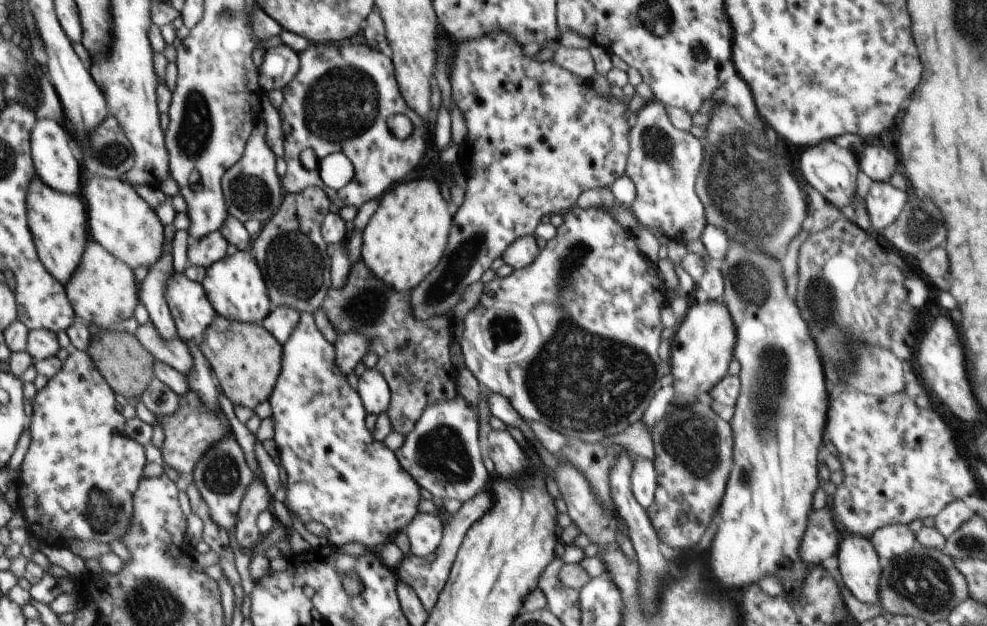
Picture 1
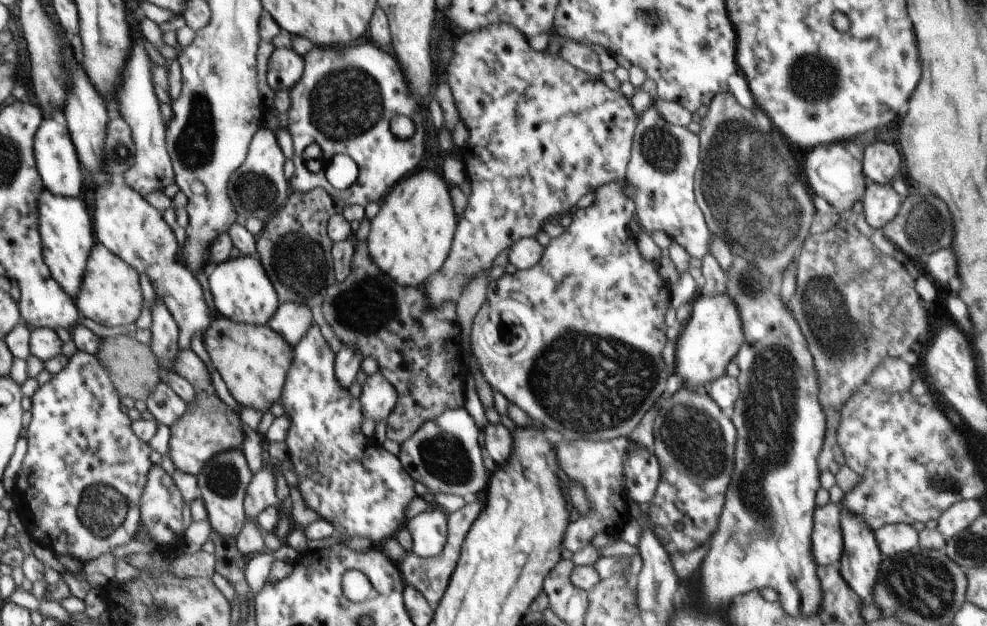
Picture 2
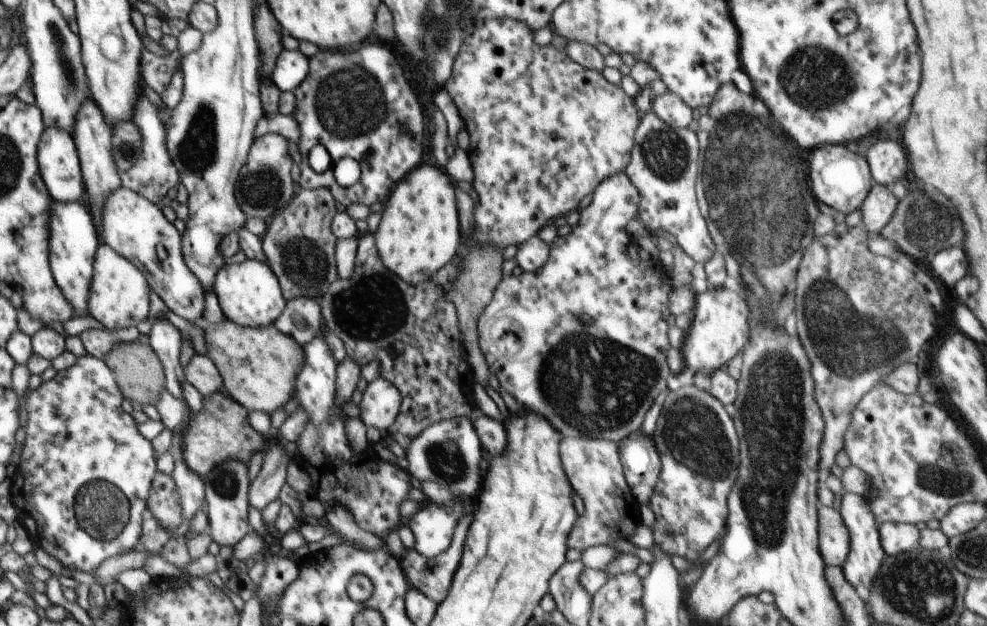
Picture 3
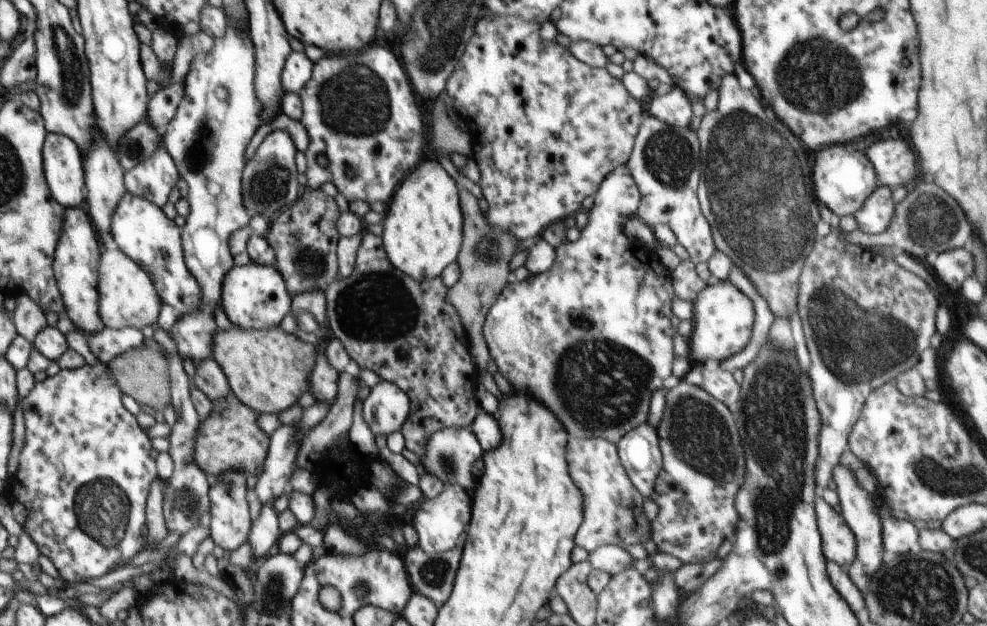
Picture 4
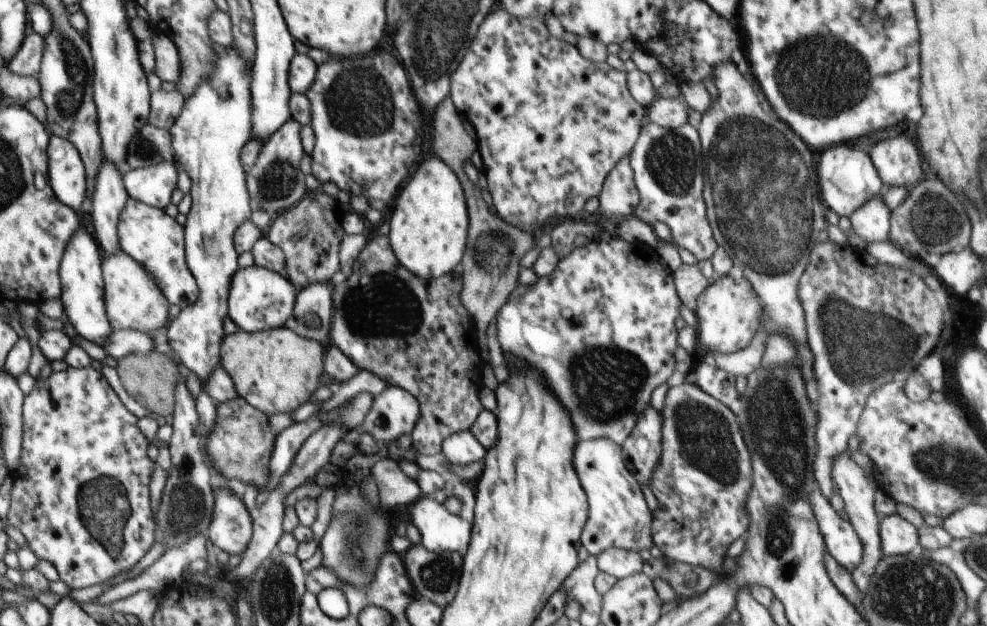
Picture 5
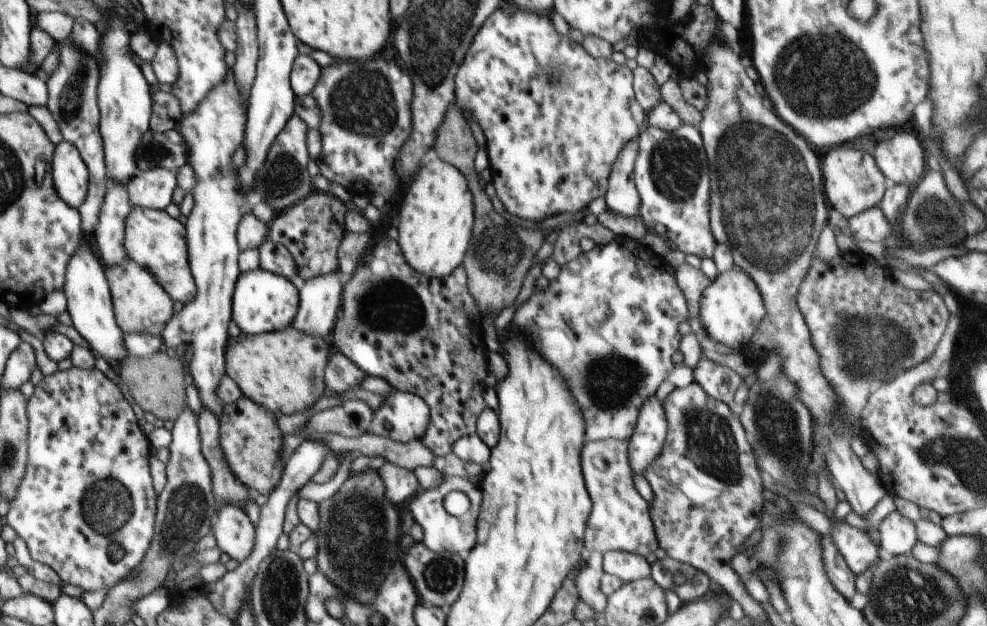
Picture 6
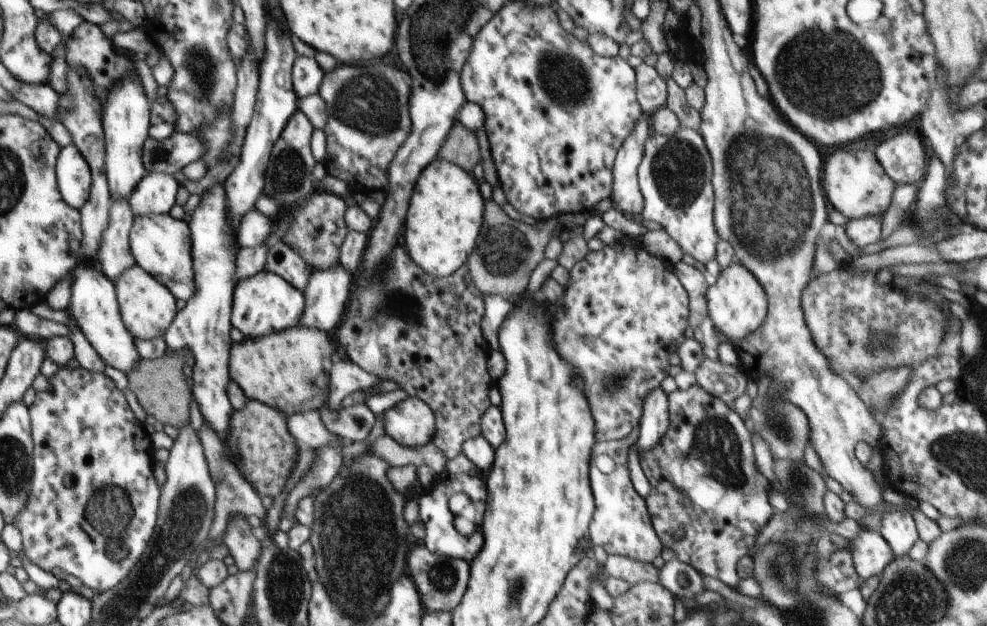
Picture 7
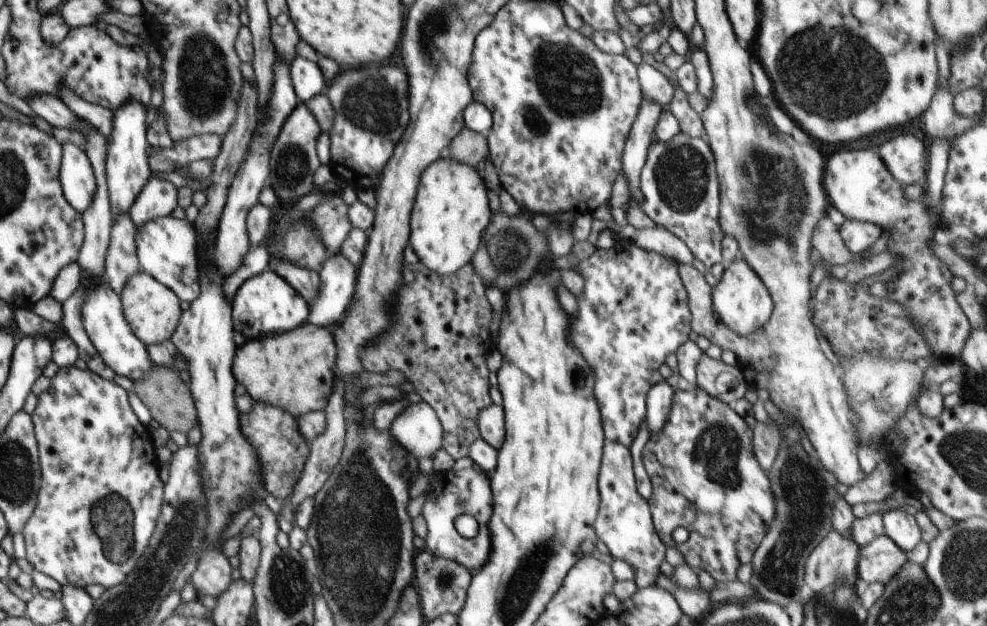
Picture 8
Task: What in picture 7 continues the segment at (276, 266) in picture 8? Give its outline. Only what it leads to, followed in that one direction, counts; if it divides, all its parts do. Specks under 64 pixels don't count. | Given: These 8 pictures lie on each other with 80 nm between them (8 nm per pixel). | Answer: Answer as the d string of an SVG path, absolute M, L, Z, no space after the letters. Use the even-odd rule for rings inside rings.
M272 238L269 242L264 270L278 274L294 288L304 292L314 270L284 241Z

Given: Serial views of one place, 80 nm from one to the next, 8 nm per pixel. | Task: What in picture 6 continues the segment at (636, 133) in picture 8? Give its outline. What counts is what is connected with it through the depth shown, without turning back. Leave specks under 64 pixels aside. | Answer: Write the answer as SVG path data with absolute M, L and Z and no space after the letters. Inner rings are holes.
M639 136L624 145L614 161L604 198L607 209L621 215L638 215L641 207L635 185L635 162L639 153Z

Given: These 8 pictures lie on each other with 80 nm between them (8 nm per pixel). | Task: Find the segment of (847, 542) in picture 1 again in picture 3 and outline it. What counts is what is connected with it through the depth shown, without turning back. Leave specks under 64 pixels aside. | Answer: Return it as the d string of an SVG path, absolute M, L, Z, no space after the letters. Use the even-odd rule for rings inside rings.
M843 490L841 495L841 510L839 513L842 515L851 538L851 547L846 562L842 566L843 573L845 574L846 580L856 589L858 596L867 603L870 598L873 580L876 578L886 554L881 545L878 522L875 514L872 512L871 506L867 505L866 496L846 490Z

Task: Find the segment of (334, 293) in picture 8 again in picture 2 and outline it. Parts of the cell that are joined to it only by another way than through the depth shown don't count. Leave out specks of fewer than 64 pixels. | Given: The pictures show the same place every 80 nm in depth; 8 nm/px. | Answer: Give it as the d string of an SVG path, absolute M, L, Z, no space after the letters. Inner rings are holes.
M294 301L281 303L268 325L294 346L302 340L315 321L312 310L306 303Z

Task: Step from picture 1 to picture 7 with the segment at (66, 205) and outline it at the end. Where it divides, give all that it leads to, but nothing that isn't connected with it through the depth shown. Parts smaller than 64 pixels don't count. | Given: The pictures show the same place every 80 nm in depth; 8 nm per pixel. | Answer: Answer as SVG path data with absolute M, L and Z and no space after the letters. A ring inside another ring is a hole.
M80 264L70 275L73 276L70 313L74 315L79 329L106 365L121 370L125 375L131 373L142 356L136 348L135 337L130 334L121 317L116 286L106 274L102 276L90 266Z

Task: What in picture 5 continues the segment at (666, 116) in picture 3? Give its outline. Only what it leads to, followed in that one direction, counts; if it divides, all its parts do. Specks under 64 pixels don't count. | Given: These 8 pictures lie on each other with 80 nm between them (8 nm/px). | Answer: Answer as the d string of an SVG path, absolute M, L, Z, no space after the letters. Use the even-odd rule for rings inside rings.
M684 96L678 98L659 97L646 110L649 121L660 124L664 128L678 129L688 123L688 104Z

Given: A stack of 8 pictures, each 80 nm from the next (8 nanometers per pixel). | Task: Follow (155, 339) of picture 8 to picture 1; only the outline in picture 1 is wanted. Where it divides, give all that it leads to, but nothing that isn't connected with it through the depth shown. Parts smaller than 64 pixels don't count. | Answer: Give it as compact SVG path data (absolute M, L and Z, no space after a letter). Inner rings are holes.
M92 239L85 246L84 257L73 274L73 280L64 287L77 319L94 322L103 329L117 327L123 320L134 317L134 308L140 302L139 284L133 269Z

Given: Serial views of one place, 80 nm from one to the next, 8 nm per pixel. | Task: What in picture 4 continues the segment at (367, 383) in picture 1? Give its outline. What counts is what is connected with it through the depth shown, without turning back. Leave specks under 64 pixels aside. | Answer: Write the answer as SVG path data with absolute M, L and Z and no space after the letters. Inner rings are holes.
M378 382L363 401L362 416L370 431L387 437L400 431L410 414L410 398L393 383Z

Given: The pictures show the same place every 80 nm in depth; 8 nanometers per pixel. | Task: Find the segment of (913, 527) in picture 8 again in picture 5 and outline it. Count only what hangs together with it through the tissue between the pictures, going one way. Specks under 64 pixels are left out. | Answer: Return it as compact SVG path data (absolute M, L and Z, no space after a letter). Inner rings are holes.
M897 513L881 520L880 539L884 556L906 555L911 552L916 553L919 549L916 526Z

